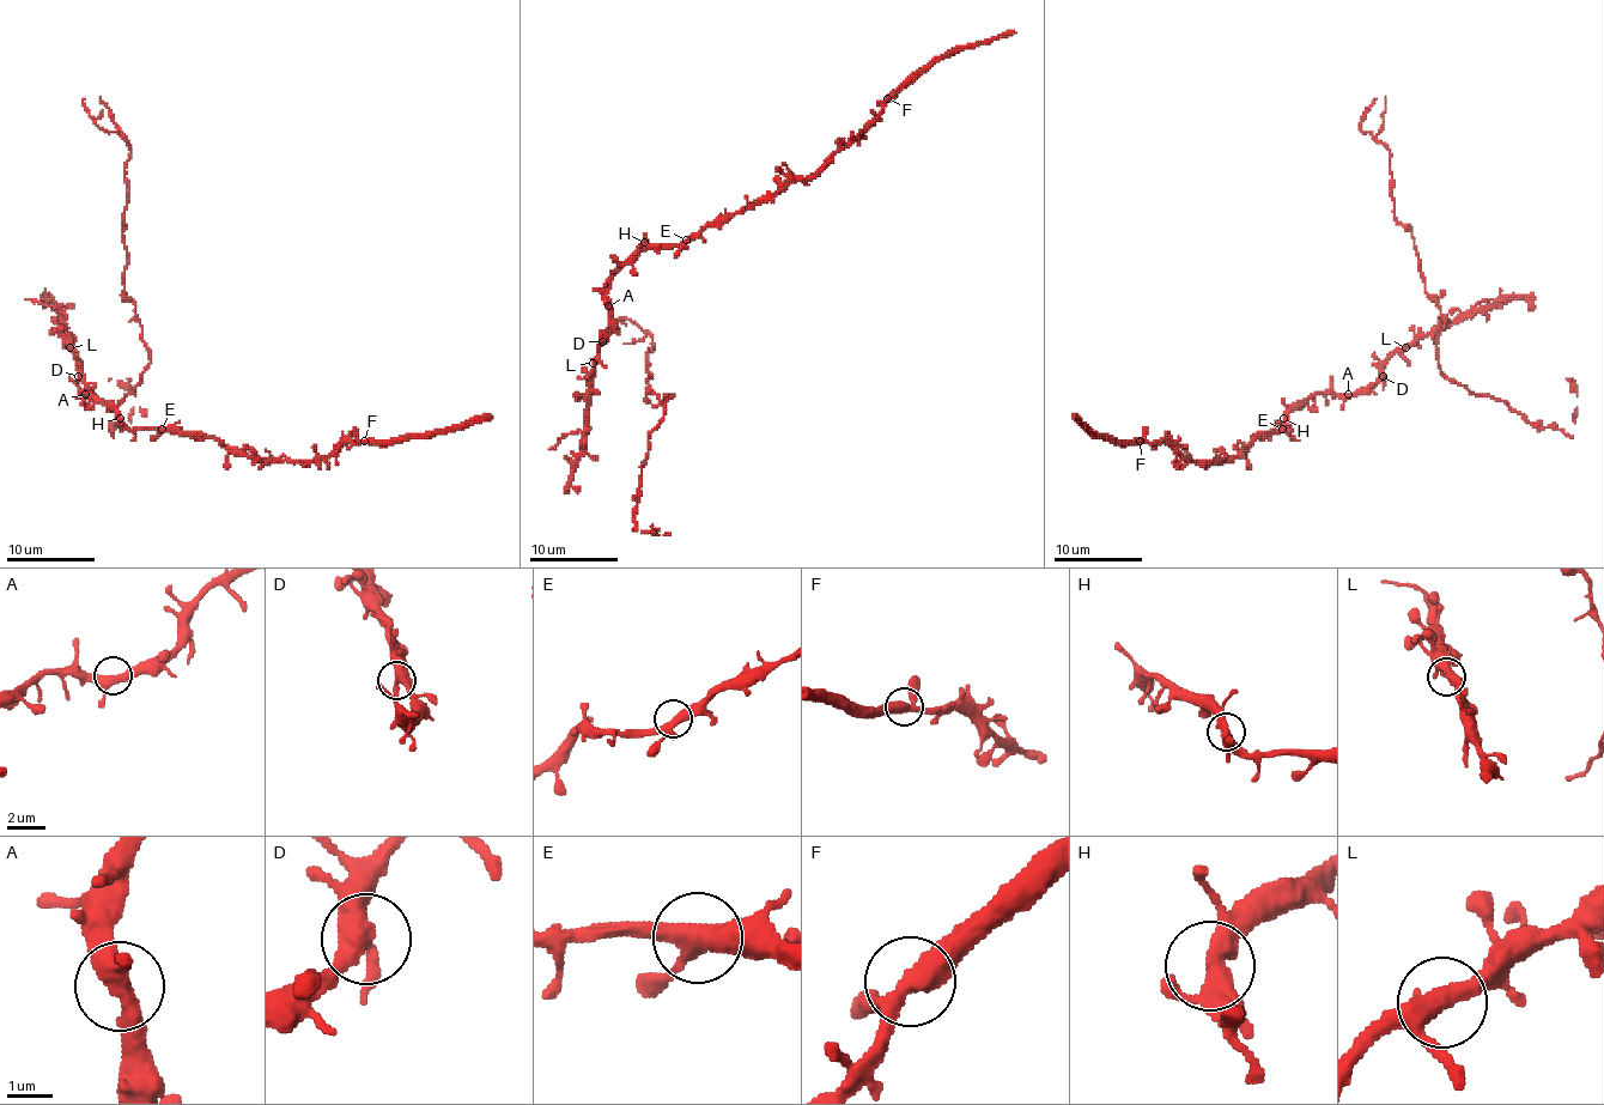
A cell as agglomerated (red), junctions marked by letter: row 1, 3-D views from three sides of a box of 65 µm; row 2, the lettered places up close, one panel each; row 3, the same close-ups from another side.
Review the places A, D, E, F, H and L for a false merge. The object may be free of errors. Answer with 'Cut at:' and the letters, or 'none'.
Cut at: F

